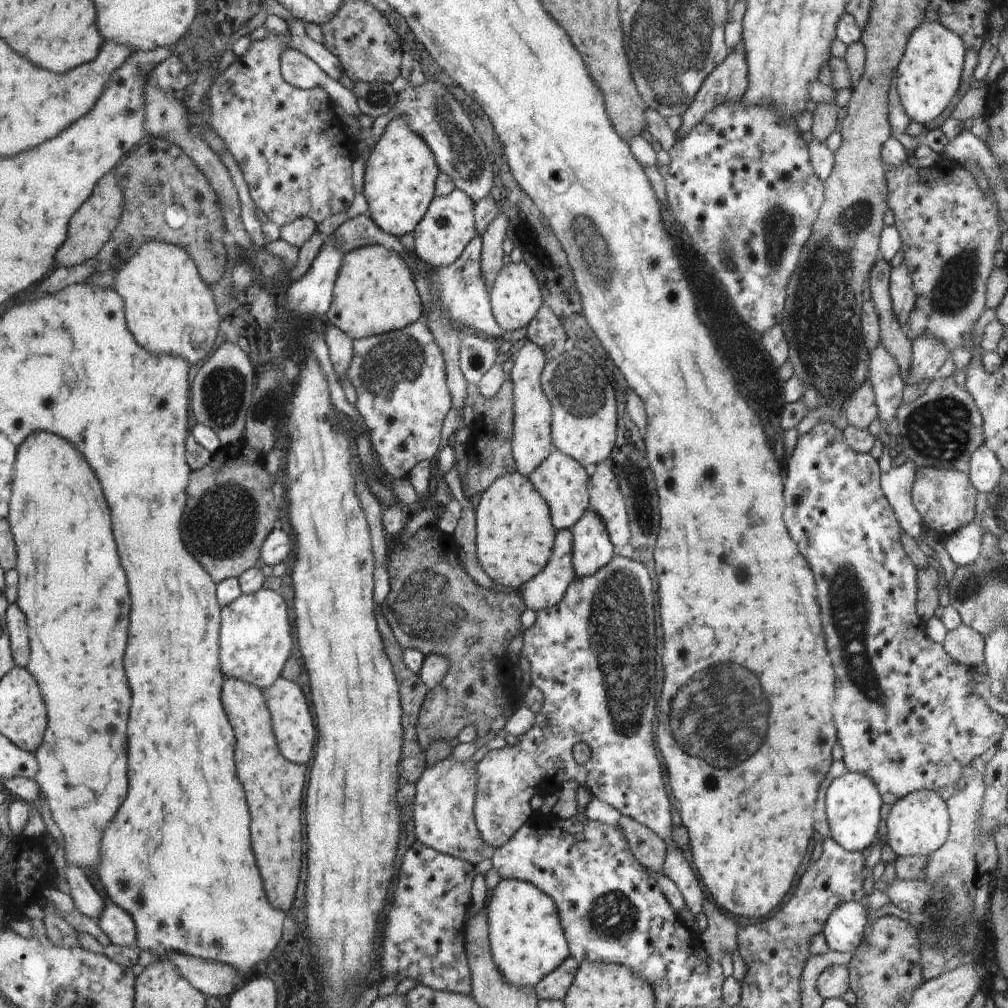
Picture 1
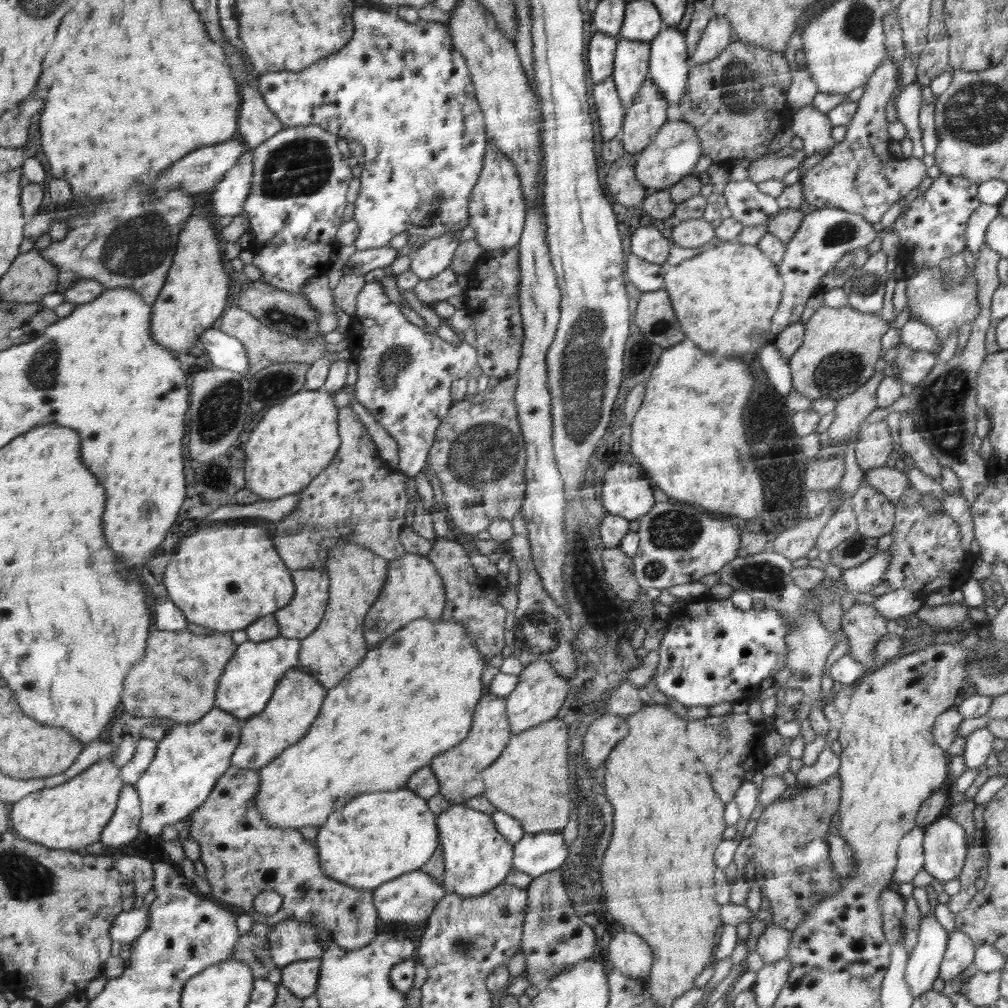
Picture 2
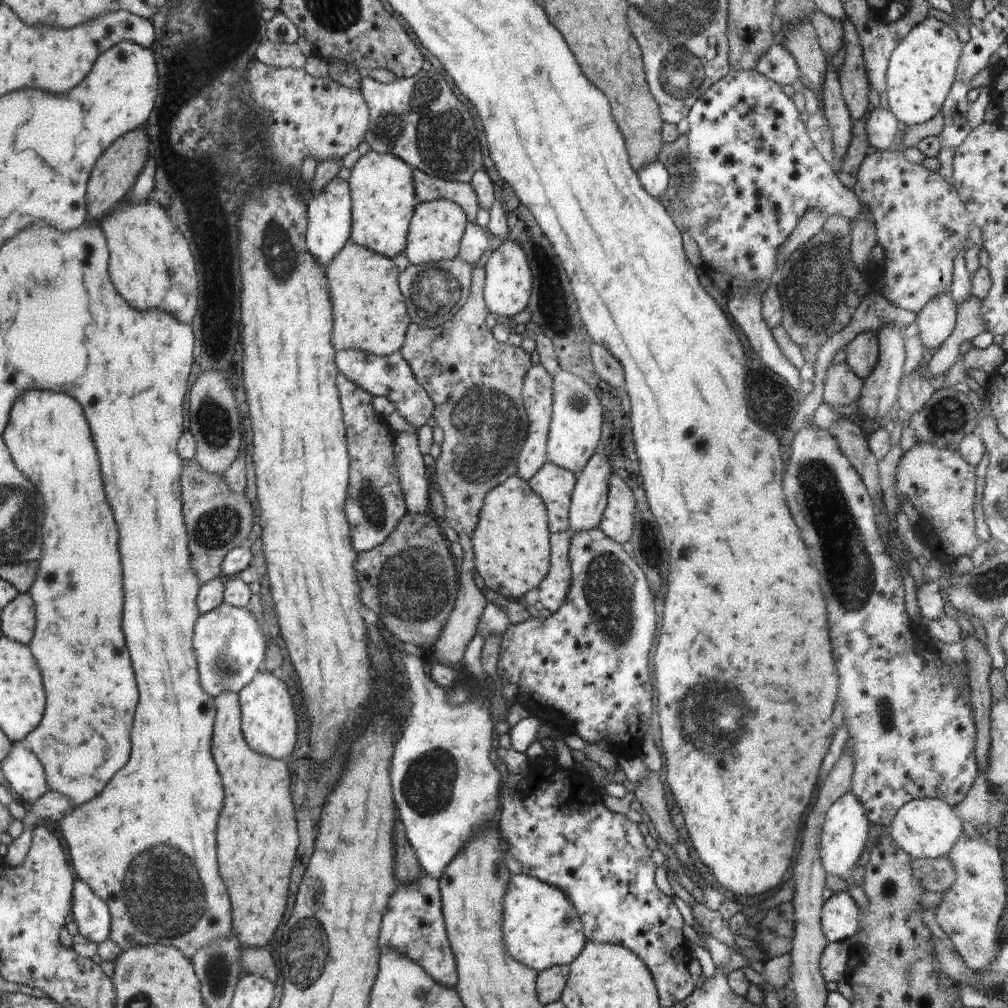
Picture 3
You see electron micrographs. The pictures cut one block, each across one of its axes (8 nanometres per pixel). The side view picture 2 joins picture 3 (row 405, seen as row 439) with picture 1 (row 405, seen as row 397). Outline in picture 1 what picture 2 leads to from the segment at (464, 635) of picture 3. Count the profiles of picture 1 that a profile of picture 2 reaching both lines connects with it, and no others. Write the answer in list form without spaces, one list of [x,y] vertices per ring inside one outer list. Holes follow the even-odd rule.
[[[506,378],[495,396],[484,398],[476,385],[468,383],[466,402],[464,404],[474,409],[474,416],[476,416],[472,426],[470,426],[470,437],[465,444],[466,450],[471,451],[471,453],[467,456],[468,468],[466,468],[466,476],[462,478],[464,496],[472,500],[474,495],[483,494],[495,479],[516,470],[511,452],[514,417],[512,384]]]

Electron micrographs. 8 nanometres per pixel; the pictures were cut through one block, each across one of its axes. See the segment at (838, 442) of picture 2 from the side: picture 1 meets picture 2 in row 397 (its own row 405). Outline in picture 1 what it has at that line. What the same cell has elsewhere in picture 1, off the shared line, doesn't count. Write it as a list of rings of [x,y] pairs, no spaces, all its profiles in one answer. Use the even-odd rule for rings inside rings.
[[[864,380],[862,386],[851,393],[842,408],[842,413],[847,418],[848,424],[859,430],[868,429],[868,426],[876,420],[878,406],[875,404],[874,388],[868,380]]]

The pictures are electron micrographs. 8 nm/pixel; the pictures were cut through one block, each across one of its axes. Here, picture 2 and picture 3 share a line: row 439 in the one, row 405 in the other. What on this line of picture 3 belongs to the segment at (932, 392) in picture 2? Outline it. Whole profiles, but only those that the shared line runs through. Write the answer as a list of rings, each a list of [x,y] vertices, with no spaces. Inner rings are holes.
[[[952,387],[936,389],[921,410],[912,414],[909,427],[914,430],[918,443],[935,445],[940,449],[959,451],[962,440],[977,431],[978,413],[973,408],[967,394]]]

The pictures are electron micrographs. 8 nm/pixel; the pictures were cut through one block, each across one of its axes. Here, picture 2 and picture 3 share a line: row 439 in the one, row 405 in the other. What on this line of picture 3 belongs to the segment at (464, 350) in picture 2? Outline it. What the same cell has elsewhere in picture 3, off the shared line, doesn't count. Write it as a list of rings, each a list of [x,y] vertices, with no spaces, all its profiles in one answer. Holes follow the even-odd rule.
[[[359,350],[340,351],[336,356],[336,364],[339,364],[340,372],[362,388],[368,388],[372,396],[386,396],[398,410],[398,414],[415,430],[412,432],[396,433],[395,454],[396,468],[399,473],[400,485],[403,486],[403,495],[406,497],[407,512],[412,514],[424,514],[429,508],[428,480],[426,480],[426,466],[418,448],[418,434],[416,430],[428,422],[428,418],[435,412],[434,400],[428,396],[427,390],[415,379],[411,365],[400,351],[390,356],[374,356]]]

